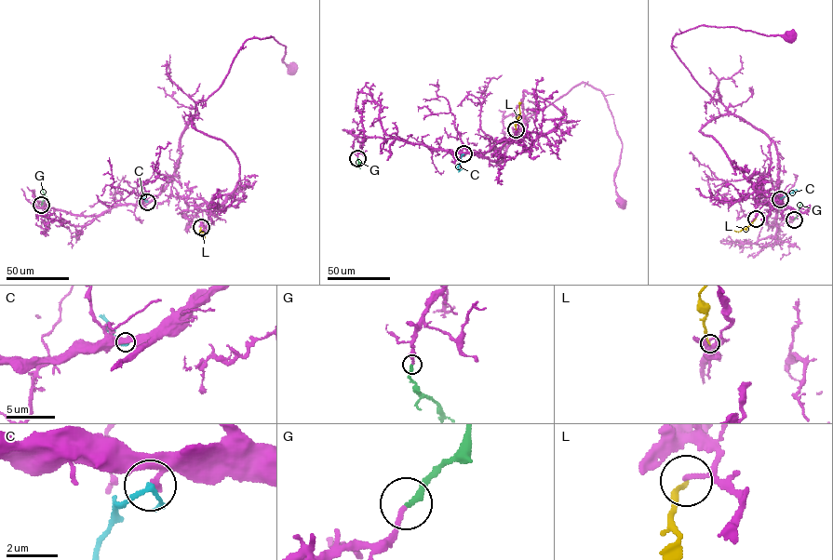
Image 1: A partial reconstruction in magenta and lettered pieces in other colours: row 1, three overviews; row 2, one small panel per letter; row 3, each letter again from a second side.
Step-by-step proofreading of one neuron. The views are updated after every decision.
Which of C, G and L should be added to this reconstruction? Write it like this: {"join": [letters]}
{"join": ["G"]}

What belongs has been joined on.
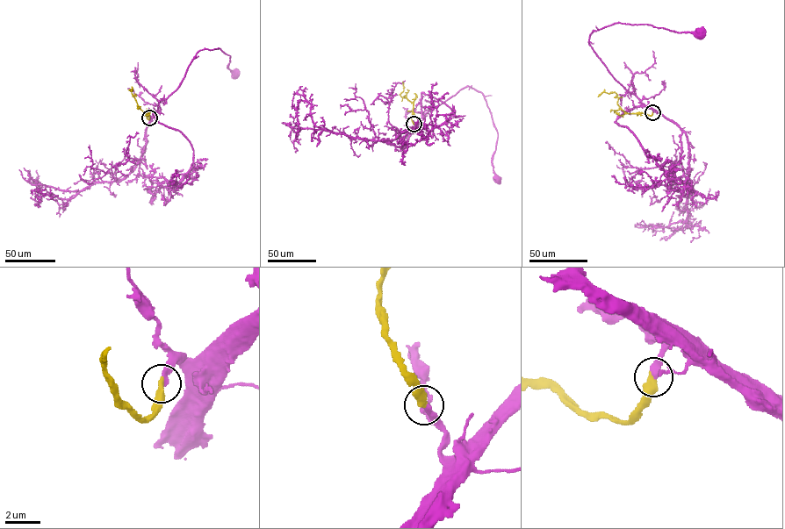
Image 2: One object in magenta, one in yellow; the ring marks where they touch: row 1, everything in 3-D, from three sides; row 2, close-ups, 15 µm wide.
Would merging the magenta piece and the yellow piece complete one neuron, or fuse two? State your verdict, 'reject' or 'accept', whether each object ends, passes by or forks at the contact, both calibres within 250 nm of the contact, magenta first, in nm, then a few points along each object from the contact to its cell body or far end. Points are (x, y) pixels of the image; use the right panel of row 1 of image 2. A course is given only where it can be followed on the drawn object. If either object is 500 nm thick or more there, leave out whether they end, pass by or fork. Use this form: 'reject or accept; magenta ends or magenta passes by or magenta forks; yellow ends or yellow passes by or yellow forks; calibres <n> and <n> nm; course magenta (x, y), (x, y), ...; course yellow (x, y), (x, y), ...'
accept; magenta ends; yellow ends; calibres 360 and 440 nm; course magenta (652, 112), (655, 110), (627, 90), (596, 54), (589, 44), (592, 31), (618, 23), (700, 32); course yellow (652, 112), (651, 116), (627, 113), (617, 103), (615, 92), (602, 92), (598, 96)

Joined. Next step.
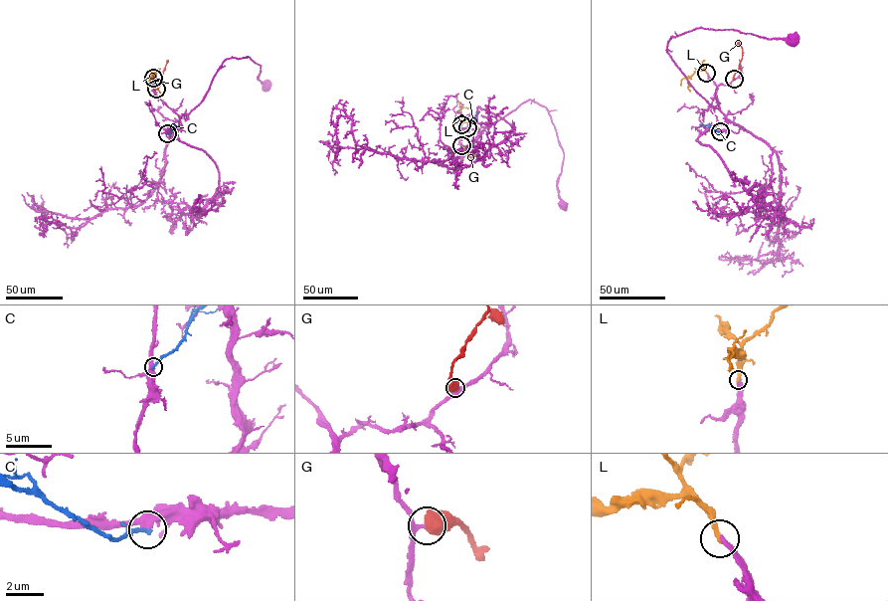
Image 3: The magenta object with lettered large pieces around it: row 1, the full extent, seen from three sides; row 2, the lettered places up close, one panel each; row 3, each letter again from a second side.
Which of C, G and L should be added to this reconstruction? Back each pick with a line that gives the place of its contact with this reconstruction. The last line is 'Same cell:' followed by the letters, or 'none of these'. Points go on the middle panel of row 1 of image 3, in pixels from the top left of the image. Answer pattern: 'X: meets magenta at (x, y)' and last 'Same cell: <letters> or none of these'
L: meets magenta at (461, 124)
Same cell: L

